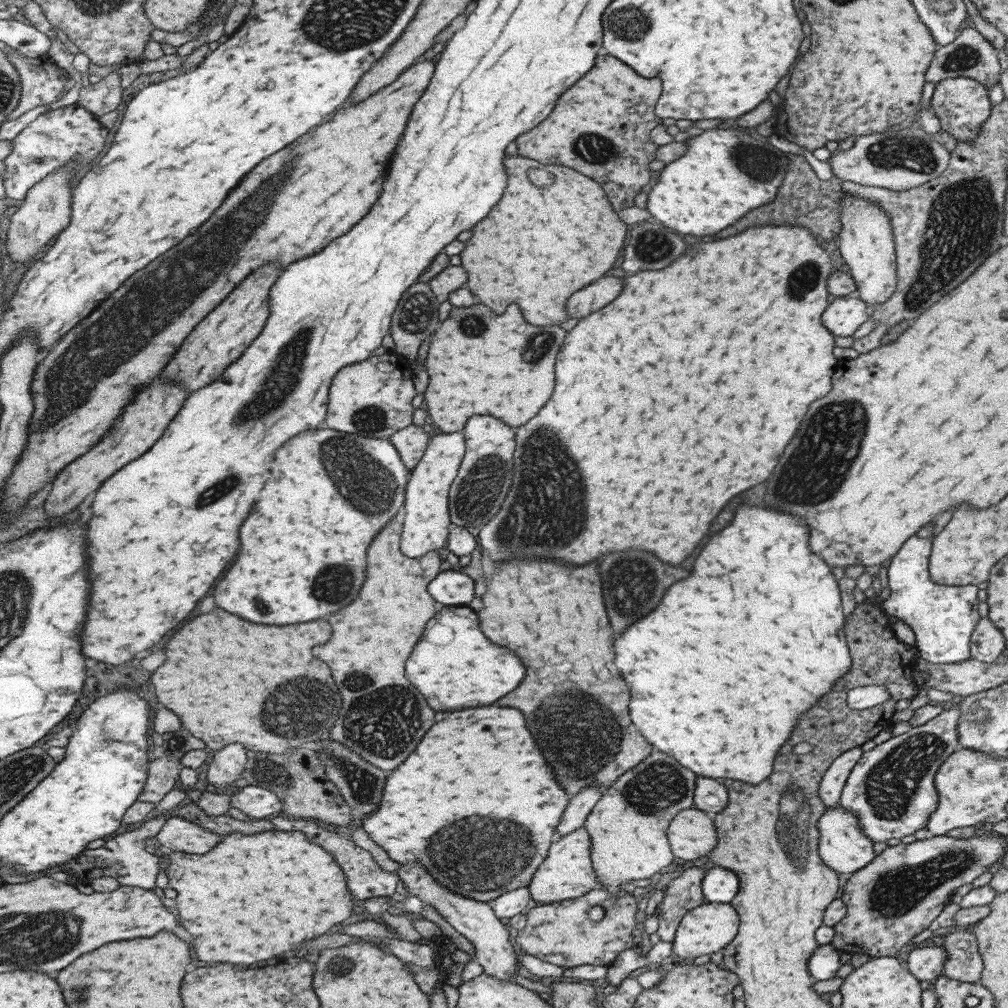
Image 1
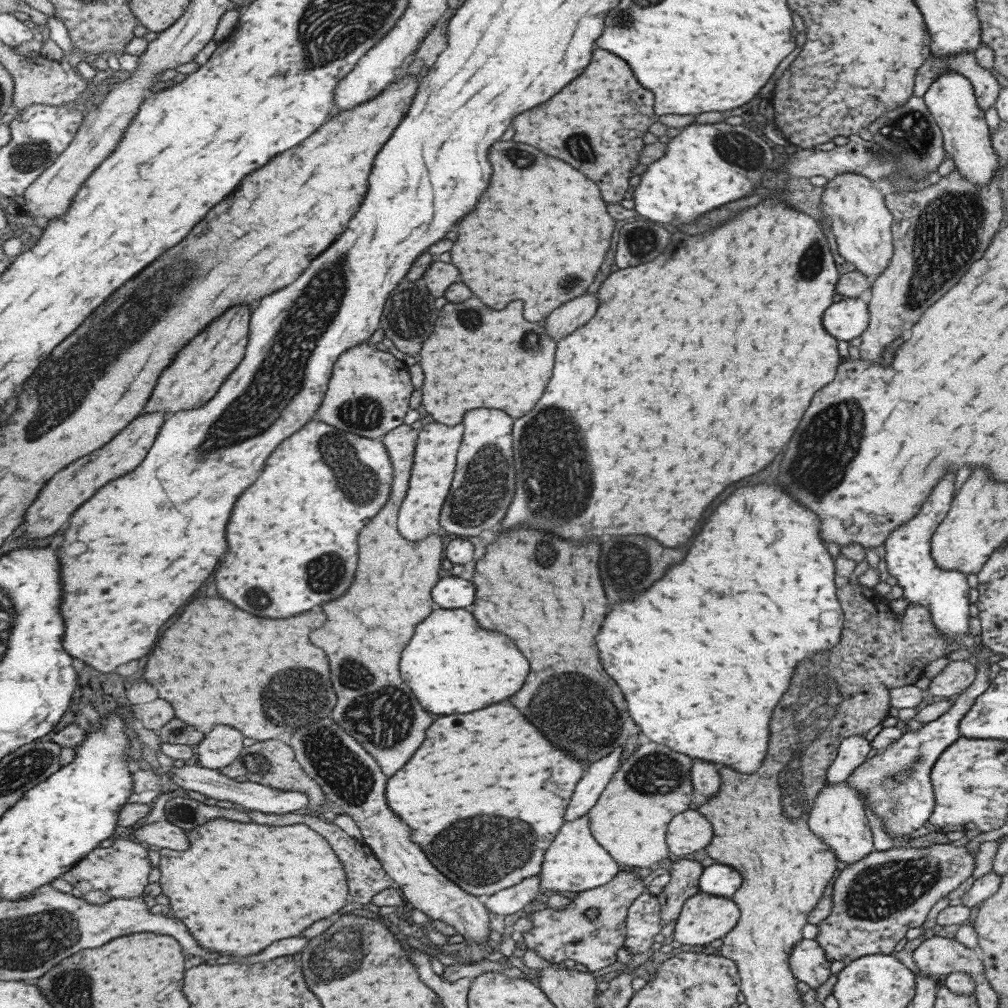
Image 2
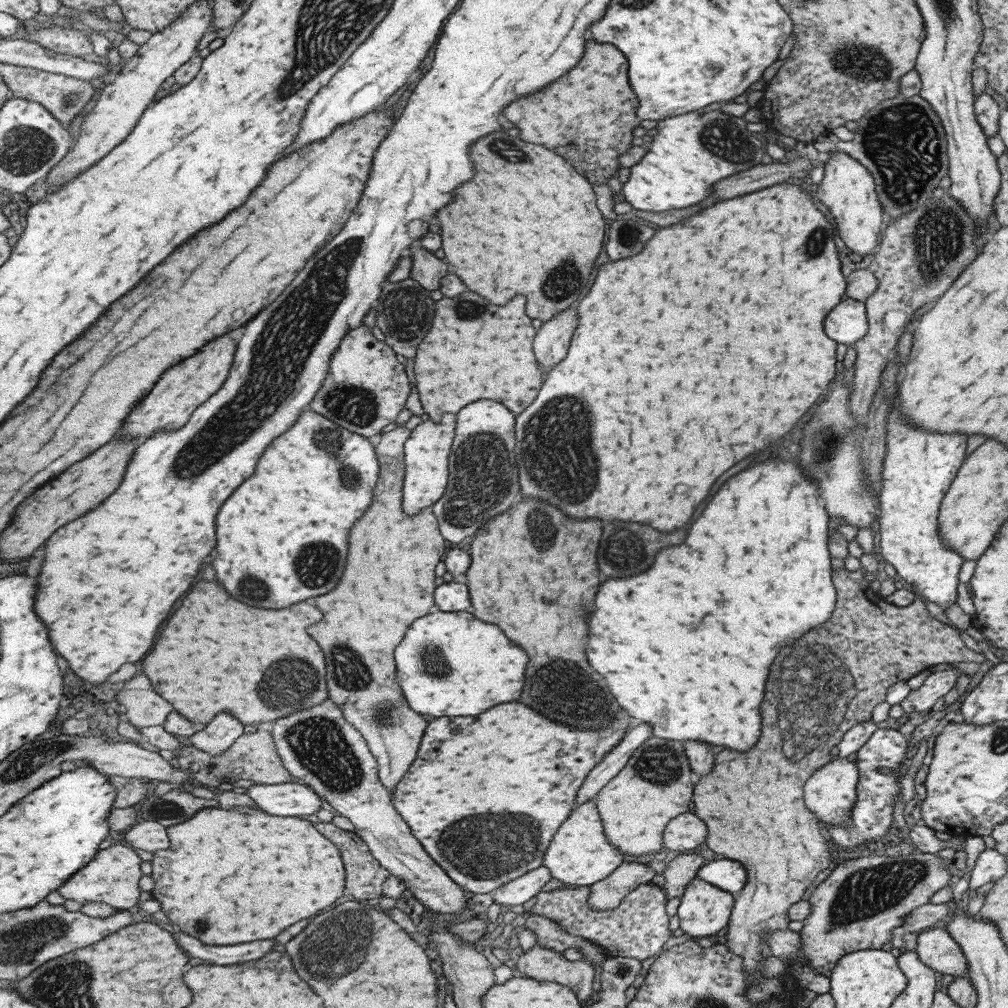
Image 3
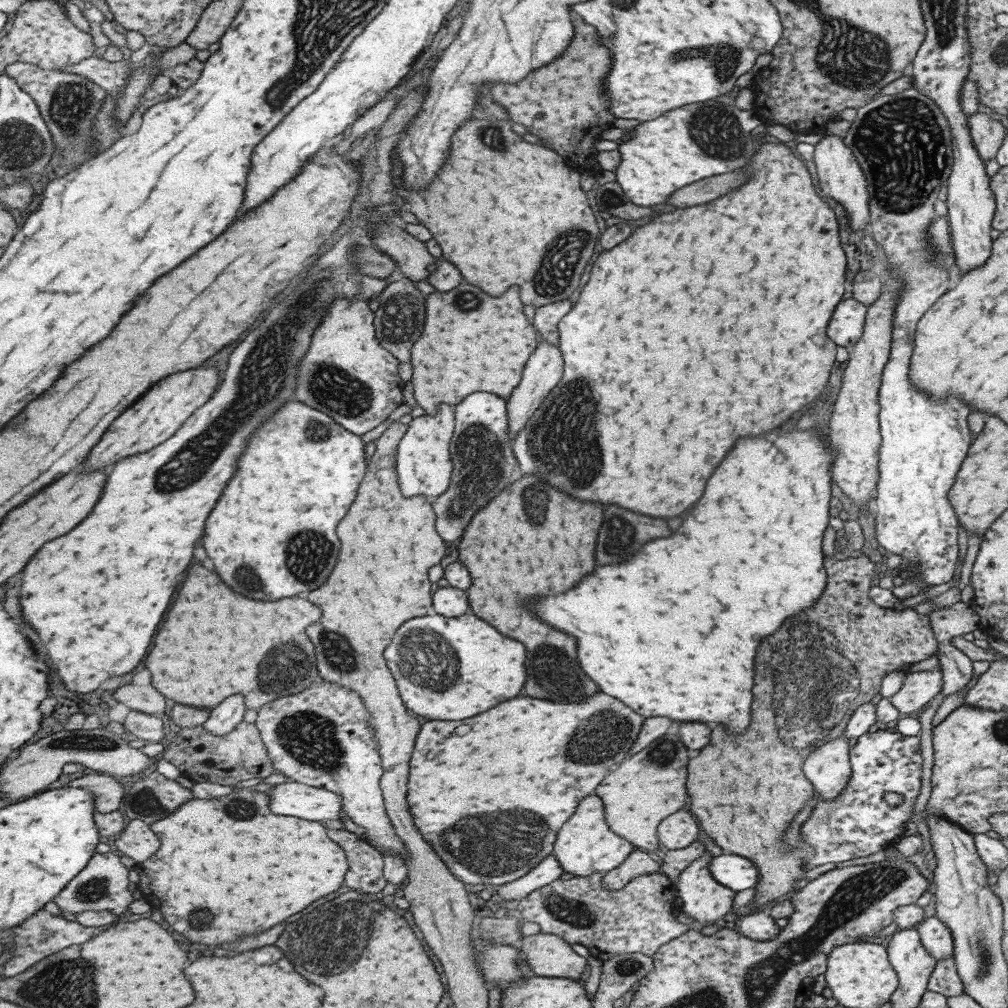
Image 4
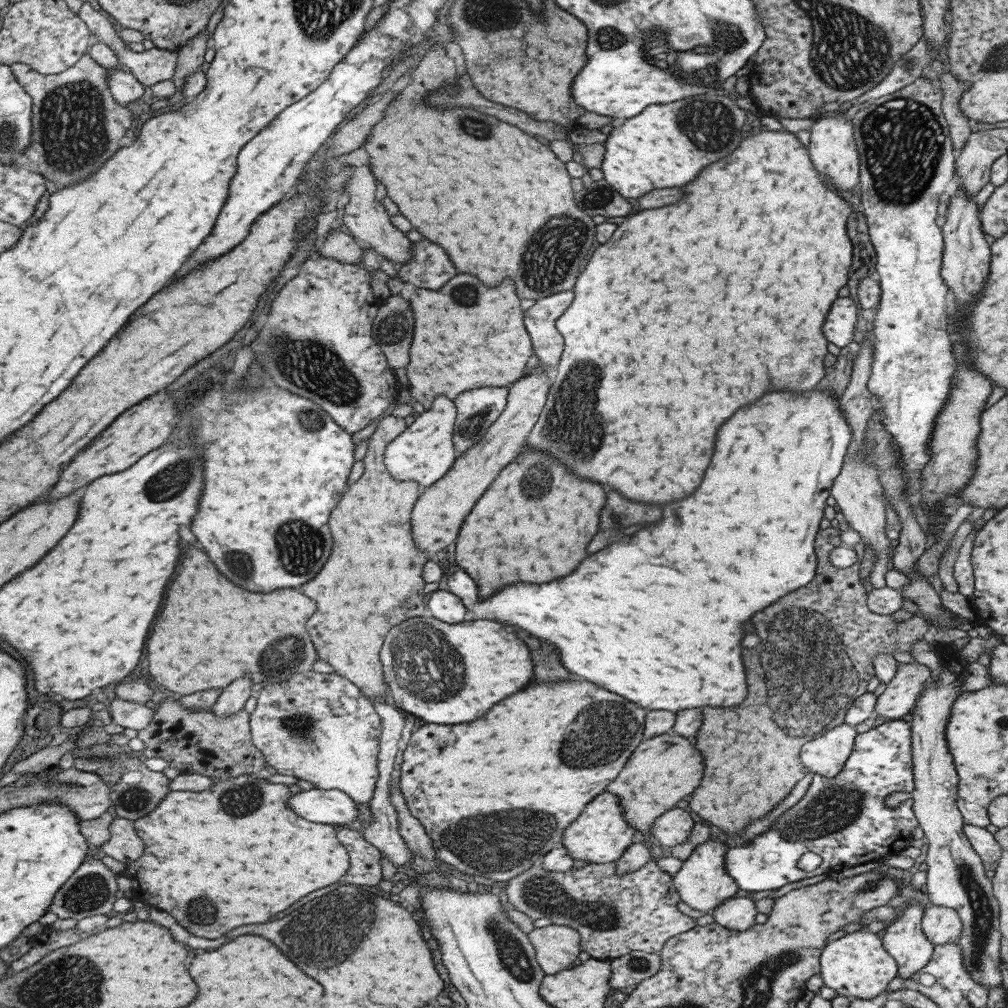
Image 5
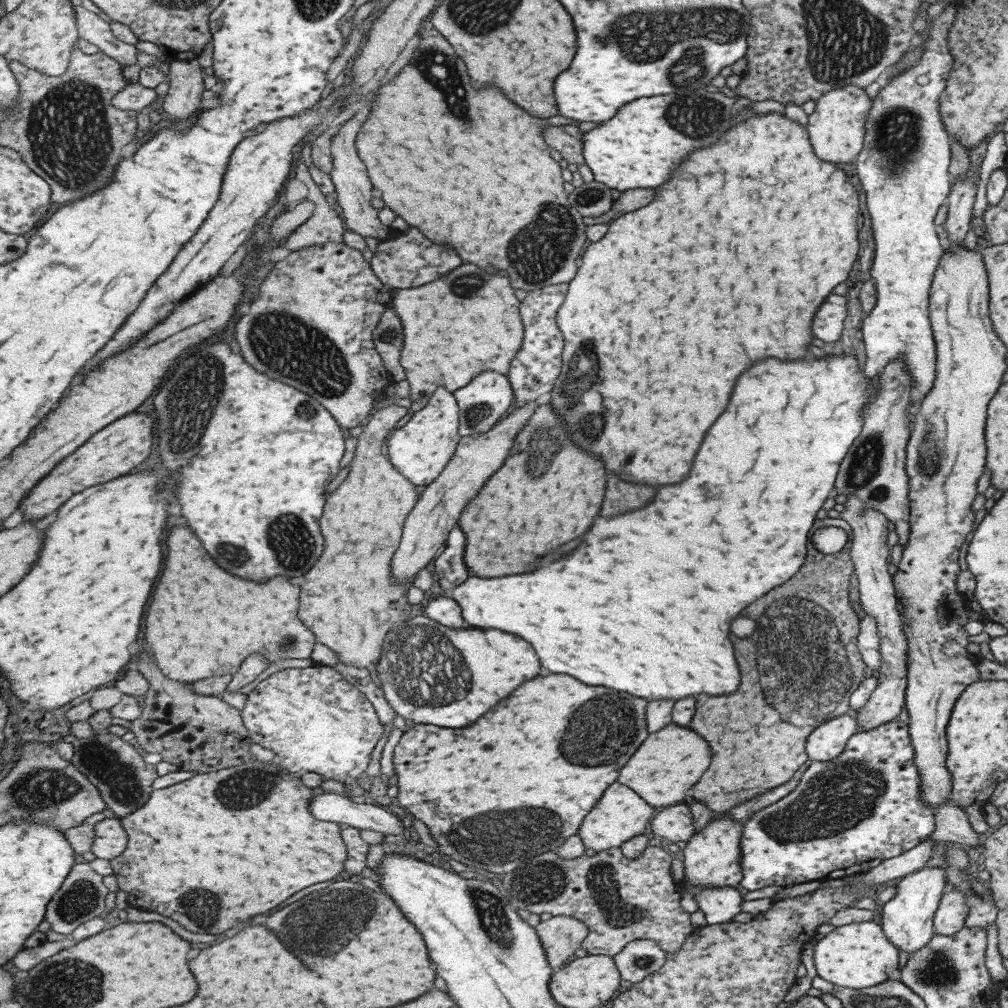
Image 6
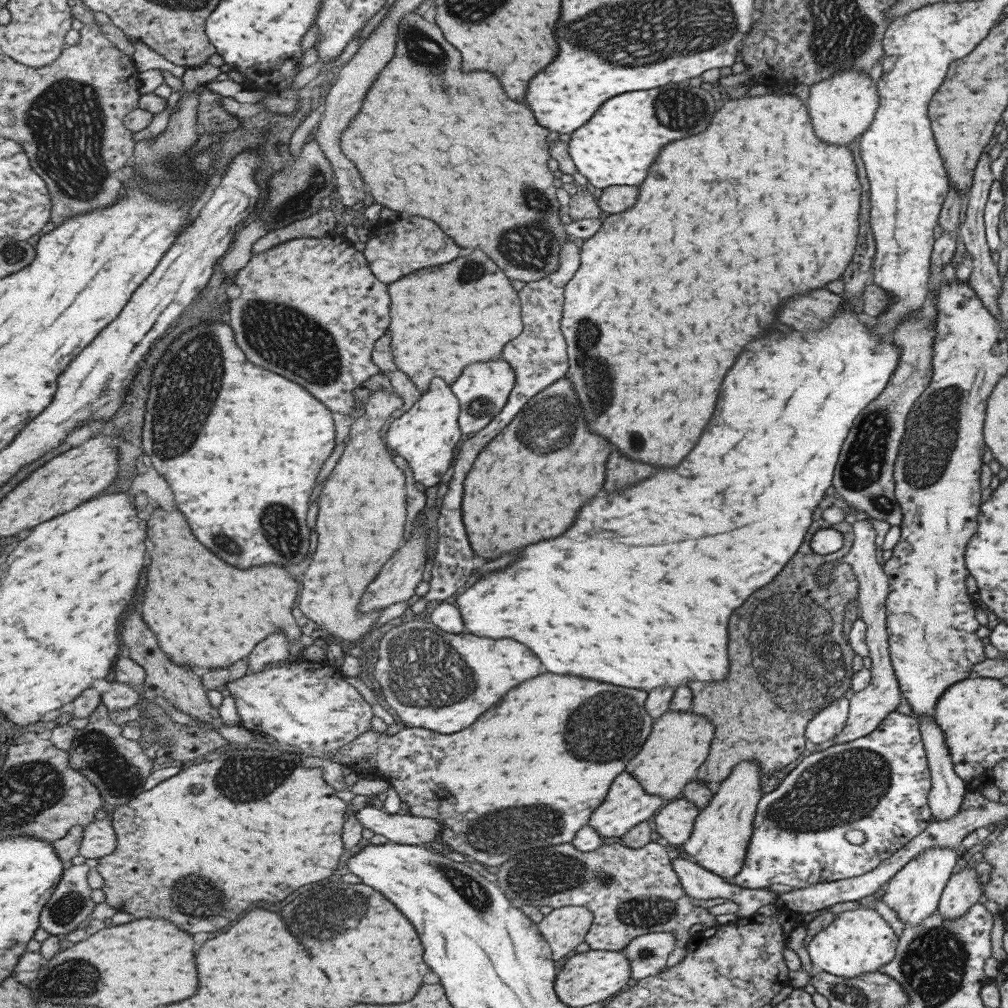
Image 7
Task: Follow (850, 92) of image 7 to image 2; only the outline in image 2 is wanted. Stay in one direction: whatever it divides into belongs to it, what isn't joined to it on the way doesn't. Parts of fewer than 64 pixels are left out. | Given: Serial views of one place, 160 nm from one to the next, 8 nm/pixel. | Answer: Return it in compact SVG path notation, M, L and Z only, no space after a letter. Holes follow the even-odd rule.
M857 173L838 174L830 178L822 187L824 192L820 196L820 208L822 214L829 220L838 253L847 263L853 264L855 270L862 272L869 282L873 282L874 278L887 267L887 263L893 254L891 244L893 237L890 229L892 216L884 204L884 197L872 180Z

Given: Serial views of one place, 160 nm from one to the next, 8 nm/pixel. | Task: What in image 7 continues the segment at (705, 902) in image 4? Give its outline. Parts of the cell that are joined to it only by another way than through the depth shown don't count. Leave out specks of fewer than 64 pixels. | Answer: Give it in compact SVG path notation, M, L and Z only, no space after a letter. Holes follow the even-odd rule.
M739 762L731 774L719 784L708 803L699 811L688 839L681 844L683 852L690 860L721 878L734 877L741 868L745 851L752 833L753 818L758 800L762 797L759 791L759 766L757 762Z

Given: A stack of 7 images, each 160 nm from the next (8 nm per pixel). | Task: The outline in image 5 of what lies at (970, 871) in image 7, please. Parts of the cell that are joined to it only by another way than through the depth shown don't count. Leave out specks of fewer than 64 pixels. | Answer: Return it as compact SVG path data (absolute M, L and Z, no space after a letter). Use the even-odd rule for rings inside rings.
M935 905L924 910L920 925L923 934L932 945L957 942L962 927L954 910Z

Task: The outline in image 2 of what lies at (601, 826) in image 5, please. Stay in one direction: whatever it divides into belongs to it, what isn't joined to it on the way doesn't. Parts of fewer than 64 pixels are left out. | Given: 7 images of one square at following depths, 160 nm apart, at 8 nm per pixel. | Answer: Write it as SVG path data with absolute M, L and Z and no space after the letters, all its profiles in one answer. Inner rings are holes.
M587 815L564 823L543 853L540 872L540 891L574 895L583 890L609 882L617 872L619 865L609 856L609 853L592 837Z

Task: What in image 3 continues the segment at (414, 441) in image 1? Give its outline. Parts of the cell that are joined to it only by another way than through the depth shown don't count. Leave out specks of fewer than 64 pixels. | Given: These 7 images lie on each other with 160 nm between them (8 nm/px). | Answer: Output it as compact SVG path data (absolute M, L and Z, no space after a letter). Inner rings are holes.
M405 425L397 426L396 428L390 430L389 432L380 435L379 438L375 441L376 445L376 453L378 458L380 459L380 477L378 485L374 490L375 498L373 498L373 506L365 512L365 516L357 522L357 526L353 526L353 534L351 534L351 544L349 544L349 560L347 560L347 574L343 574L343 578L341 578L341 582L339 582L339 586L337 586L337 590L333 590L333 592L329 592L329 594L323 594L323 596L319 596L319 598L315 598L317 600L317 606L321 606L321 610L325 612L325 618L323 618L323 622L319 622L319 624L315 624L315 626L311 626L309 628L309 634L313 634L313 638L317 638L317 642L321 642L321 648L325 650L325 660L329 662L329 694L330 699L333 702L341 702L342 709L344 710L345 718L349 718L349 722L353 723L353 726L357 727L357 730L360 730L364 737L367 739L369 748L372 750L372 753L376 755L380 763L380 780L385 782L385 786L391 790L391 792L395 792L395 788L397 788L397 784L401 782L401 778L407 774L407 770L411 768L409 764L411 762L415 762L417 760L417 750L419 750L419 746L421 746L421 738L423 738L423 734L425 734L425 728L427 728L427 718L423 718L421 714L417 714L415 710L411 710L409 708L409 704L407 704L407 700L405 700L405 696L403 696L403 690L401 690L401 686L397 684L397 674L395 674L395 648L401 644L401 640L403 640L403 636L405 636L405 632L407 632L407 628L417 620L417 618L421 618L421 616L427 616L427 614L433 614L433 612L438 612L439 608L436 604L435 592L437 590L437 576L435 576L435 568L437 568L437 564L443 560L441 556L443 554L447 554L449 551L447 550L447 540L440 531L440 522L437 518L437 515L434 513L434 509L432 507L423 509L419 511L417 514L408 515L408 512L404 509L404 482L406 477L406 462L405 462L405 443L409 440L409 437L412 436L412 430L406 428Z

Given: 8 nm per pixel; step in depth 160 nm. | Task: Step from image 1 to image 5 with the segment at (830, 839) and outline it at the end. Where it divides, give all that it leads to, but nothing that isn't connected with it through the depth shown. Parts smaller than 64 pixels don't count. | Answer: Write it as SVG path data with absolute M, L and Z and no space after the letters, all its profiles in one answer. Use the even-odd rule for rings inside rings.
M843 722L801 745L799 758L808 772L831 778L851 752L855 729Z

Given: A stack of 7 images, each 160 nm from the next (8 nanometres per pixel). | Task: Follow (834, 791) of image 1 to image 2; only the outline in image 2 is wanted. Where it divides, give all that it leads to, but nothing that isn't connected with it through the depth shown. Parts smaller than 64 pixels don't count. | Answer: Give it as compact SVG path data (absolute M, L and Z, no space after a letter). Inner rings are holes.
M853 735L843 738L838 744L836 757L826 769L825 778L828 783L845 781L867 756L870 743L863 735Z

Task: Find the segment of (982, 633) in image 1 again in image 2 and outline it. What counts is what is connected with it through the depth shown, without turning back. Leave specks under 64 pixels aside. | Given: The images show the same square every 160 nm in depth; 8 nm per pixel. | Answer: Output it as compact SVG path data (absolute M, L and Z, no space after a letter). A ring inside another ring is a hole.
M982 659L976 669L974 682L953 700L953 704L935 720L909 726L893 744L885 750L879 750L871 759L863 761L846 778L850 787L858 790L860 801L867 800L869 810L883 821L883 830L891 837L912 833L927 822L933 810L934 798L929 778L930 768L937 757L957 740L958 722L962 714L973 704L974 698L981 694L990 679L987 670L991 668L986 659Z

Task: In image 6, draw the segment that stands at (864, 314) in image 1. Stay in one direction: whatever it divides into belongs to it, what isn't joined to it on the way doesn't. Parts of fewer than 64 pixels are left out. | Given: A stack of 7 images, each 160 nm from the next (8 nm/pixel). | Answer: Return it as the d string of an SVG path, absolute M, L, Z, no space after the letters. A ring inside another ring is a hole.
M829 294L811 320L811 334L823 342L835 342L841 334L845 313L845 298Z

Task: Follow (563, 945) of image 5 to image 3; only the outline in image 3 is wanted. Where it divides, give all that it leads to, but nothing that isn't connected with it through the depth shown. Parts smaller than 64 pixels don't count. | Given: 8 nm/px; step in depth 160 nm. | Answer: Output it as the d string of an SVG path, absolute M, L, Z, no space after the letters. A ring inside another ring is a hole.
M535 944L517 958L515 967L527 978L556 982L570 988L576 994L581 1007L594 997L595 991L591 986L595 968L590 960L567 960L561 953Z

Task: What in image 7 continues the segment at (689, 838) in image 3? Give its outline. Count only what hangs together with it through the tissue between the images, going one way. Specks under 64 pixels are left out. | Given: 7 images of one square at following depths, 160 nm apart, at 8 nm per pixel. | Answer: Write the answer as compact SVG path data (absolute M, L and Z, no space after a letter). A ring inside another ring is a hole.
M685 798L673 799L652 816L651 821L661 838L674 846L683 844L690 835L698 808Z

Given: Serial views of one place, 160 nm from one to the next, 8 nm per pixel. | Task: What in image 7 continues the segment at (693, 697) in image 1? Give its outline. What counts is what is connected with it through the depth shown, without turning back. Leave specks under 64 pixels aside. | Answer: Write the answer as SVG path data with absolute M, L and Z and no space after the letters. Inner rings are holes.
M841 304L821 330L813 332L797 332L793 328L787 328L785 332L773 330L771 334L767 334L767 338L761 336L747 342L745 350L739 352L735 364L723 378L715 402L717 408L713 410L711 420L705 424L697 444L689 450L689 454L675 468L657 468L659 472L621 492L597 494L577 510L573 526L569 526L569 530L565 530L561 536L521 548L519 558L515 562L507 564L499 572L479 578L477 584L473 584L465 594L459 594L459 598L456 598L456 606L463 612L467 630L483 638L511 638L529 646L529 650L533 650L537 658L541 658L545 672L575 674L599 682L611 682L615 686L639 688L645 692L665 684L677 688L687 684L689 680L719 682L721 678L727 678L729 669L725 654L727 644L725 624L729 614L743 604L743 598L747 598L749 592L761 588L759 584L771 582L771 578L775 578L775 574L779 574L793 554L798 552L801 542L804 542L805 533L811 526L813 508L817 507L827 487L832 485L831 472L837 462L837 452L847 436L853 418L857 416L859 410L867 408L868 402L881 392L898 361L898 346L889 339L884 341L876 337L871 333L873 322L862 323L855 311L845 308L845 304Z

